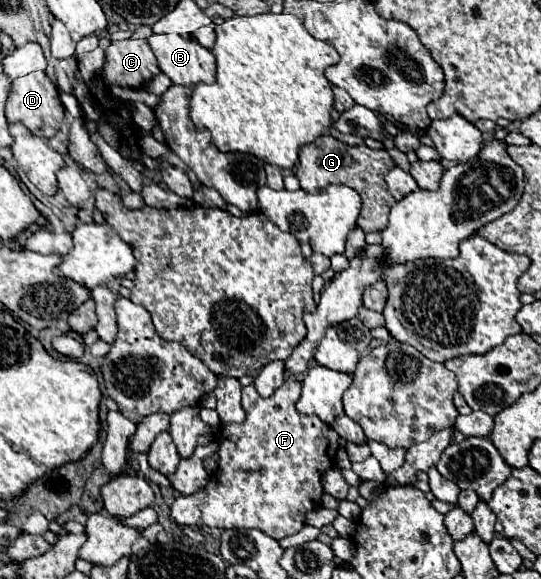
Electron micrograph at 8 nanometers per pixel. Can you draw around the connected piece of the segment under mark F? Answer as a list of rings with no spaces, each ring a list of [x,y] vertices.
[[[288,379],[272,397],[264,399],[262,395],[258,395],[256,387],[254,385],[248,385],[242,389],[242,407],[246,411],[246,421],[244,423],[226,423],[220,427],[220,433],[216,437],[216,443],[218,443],[218,475],[216,477],[210,477],[208,479],[208,485],[202,487],[200,491],[192,493],[192,495],[180,495],[174,505],[172,505],[172,511],[170,511],[170,517],[172,521],[176,523],[182,523],[182,525],[190,525],[190,527],[216,527],[216,529],[234,529],[234,527],[240,527],[240,529],[262,529],[264,533],[268,533],[270,537],[274,539],[284,539],[284,537],[290,537],[294,533],[298,533],[306,521],[306,513],[312,511],[312,509],[318,509],[320,507],[320,501],[322,501],[322,495],[324,495],[324,489],[322,489],[322,475],[334,467],[334,459],[336,459],[336,451],[338,451],[338,433],[328,425],[328,423],[322,423],[316,415],[302,415],[298,409],[296,409],[296,403],[298,403],[298,395],[302,393],[302,385],[300,381],[296,379]]]

